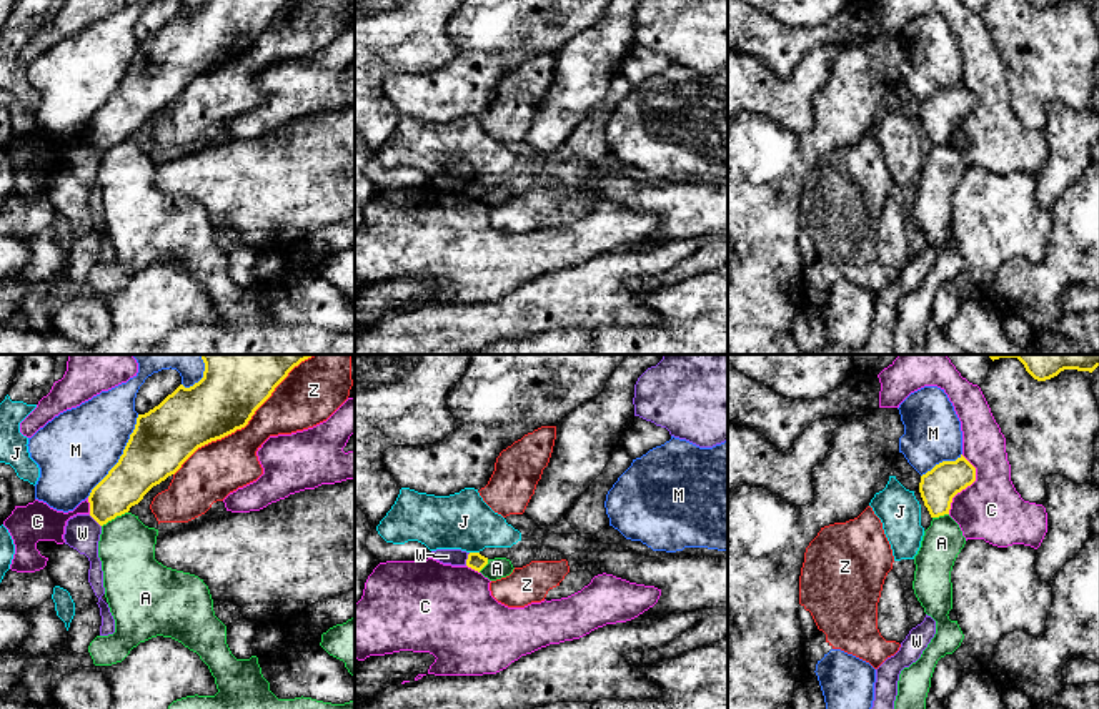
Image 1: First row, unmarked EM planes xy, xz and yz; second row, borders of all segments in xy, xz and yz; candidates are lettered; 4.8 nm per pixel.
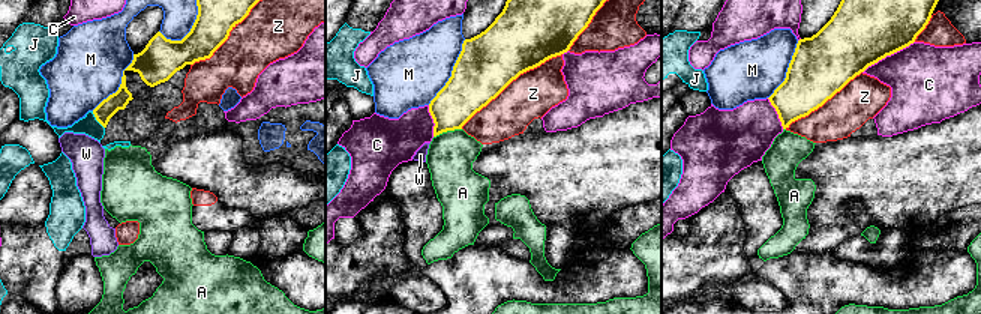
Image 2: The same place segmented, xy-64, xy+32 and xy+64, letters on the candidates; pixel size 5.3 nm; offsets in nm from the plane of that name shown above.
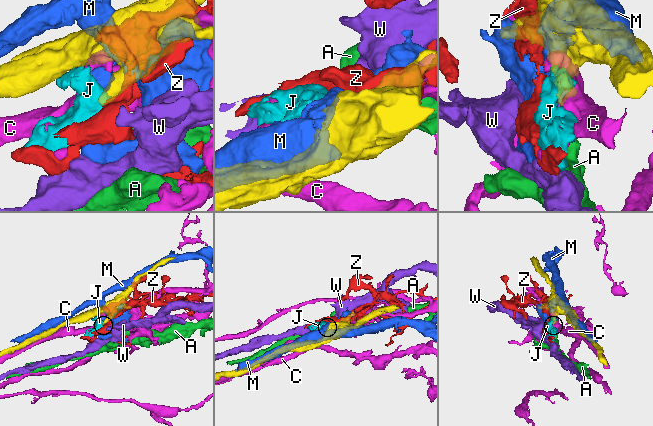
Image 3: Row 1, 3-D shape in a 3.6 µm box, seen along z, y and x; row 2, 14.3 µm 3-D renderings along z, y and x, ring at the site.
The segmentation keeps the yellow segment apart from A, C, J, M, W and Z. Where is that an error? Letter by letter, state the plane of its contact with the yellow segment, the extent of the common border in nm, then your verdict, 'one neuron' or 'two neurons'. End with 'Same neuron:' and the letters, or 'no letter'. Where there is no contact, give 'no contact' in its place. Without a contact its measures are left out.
A: meets yellow in xy; contact 150 nm long; two neurons
C: meets yellow in yz; contact 300 nm long; two neurons
J: meets yellow in xz; contact 50 nm long; two neurons
M: meets yellow in xy; contact 480 nm long; two neurons
W: meets yellow in xz; contact 70 nm long; two neurons
Z: meets yellow in xy; contact 750 nm long; two neurons
Same neuron: no letter

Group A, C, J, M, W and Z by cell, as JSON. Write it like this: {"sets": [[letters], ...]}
{"sets": [["A"], ["C"], ["J"], ["M"], ["W"], ["Z"]]}

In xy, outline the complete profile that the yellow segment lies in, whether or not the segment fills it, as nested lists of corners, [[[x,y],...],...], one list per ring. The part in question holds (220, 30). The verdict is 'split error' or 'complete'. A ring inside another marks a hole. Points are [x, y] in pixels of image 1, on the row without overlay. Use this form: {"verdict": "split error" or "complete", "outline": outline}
{"verdict": "complete", "outline": [[[203,0],[193,13],[180,12],[158,33],[138,42],[118,90],[88,123],[90,143],[103,153],[128,140],[153,113],[175,102],[198,75],[245,55],[286,3],[288,0]]]}

